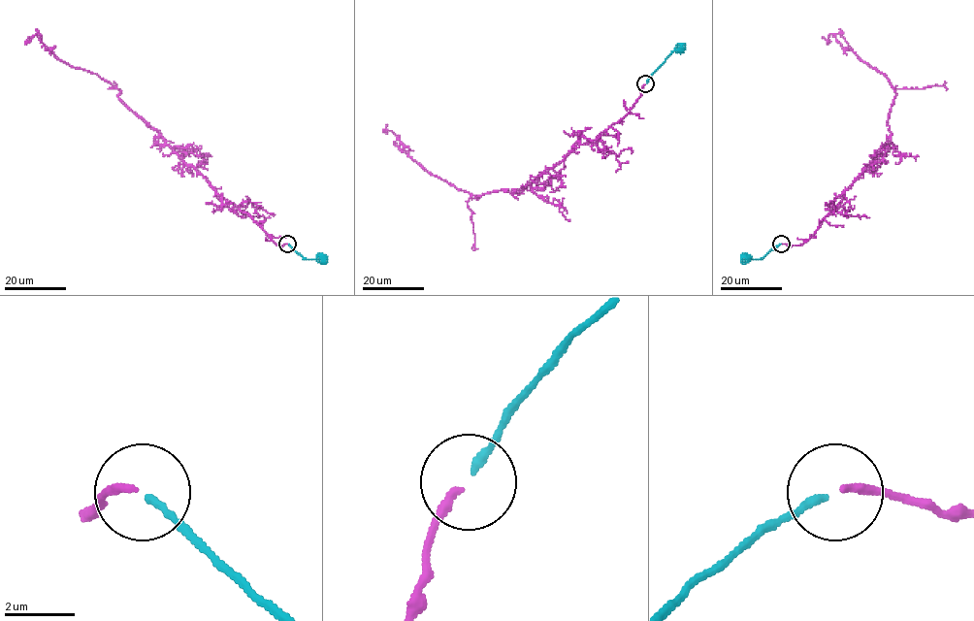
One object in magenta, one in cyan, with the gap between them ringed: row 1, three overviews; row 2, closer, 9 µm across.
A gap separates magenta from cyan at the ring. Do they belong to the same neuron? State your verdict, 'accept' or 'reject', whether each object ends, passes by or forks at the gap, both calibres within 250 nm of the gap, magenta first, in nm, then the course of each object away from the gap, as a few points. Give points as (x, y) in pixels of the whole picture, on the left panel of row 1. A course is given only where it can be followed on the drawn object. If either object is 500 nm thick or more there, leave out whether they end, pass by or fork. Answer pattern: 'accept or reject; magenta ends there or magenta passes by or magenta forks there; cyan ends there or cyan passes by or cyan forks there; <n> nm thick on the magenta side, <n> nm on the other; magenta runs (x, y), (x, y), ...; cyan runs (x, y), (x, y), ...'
accept; magenta ends there; cyan ends there; 240 nm thick on the magenta side, 200 nm on the other; magenta runs (287, 244), (276, 245), (246, 213), (188, 167), (109, 82), (56, 57), (36, 34), (29, 37); cyan runs (288, 245), (305, 259), (320, 257)

